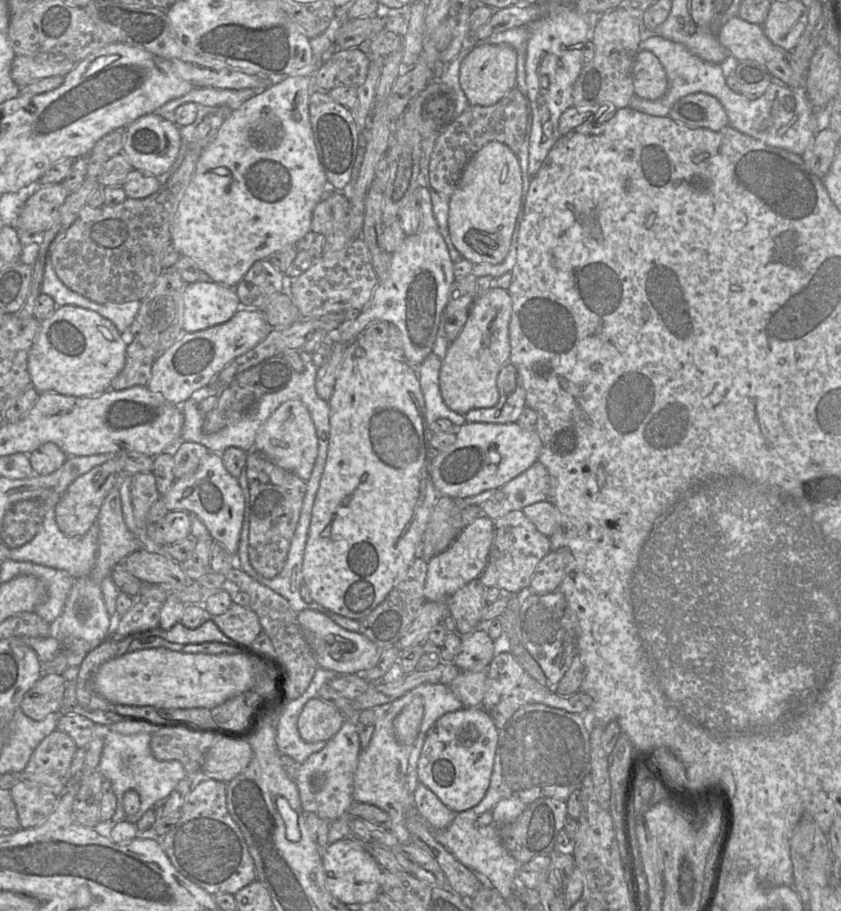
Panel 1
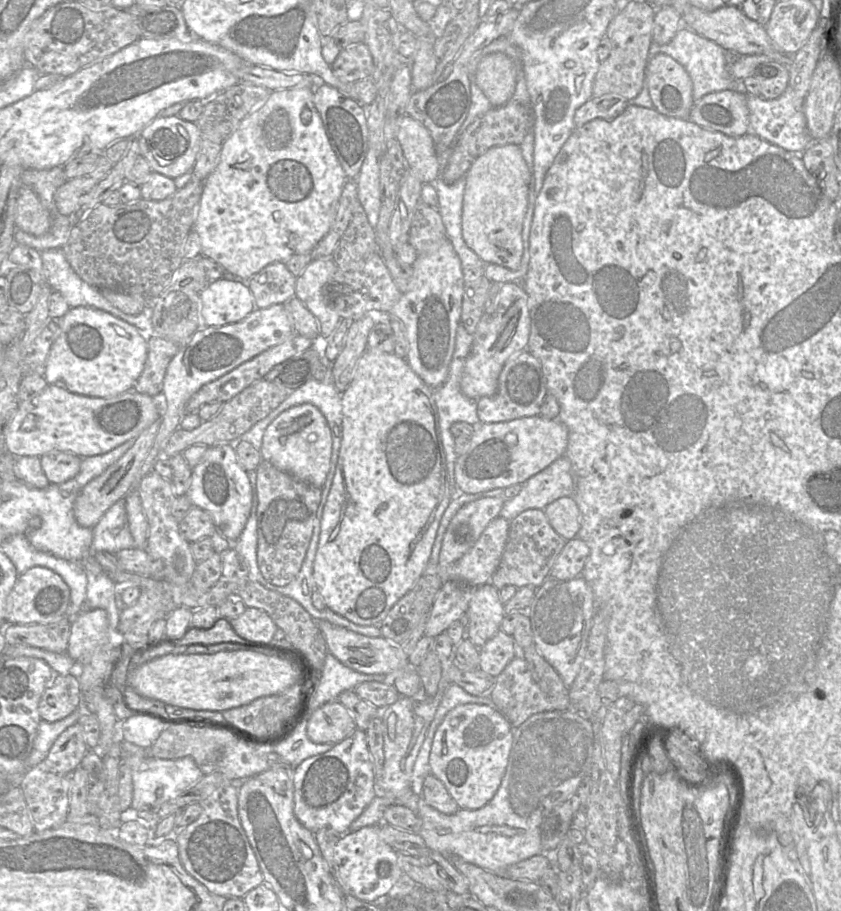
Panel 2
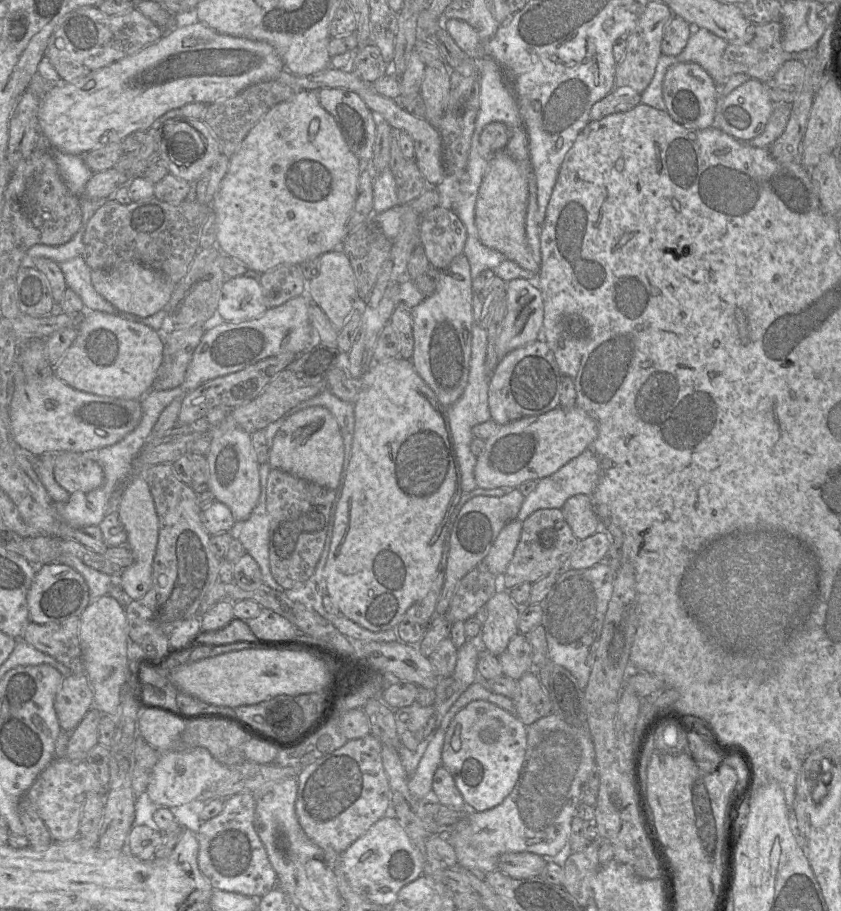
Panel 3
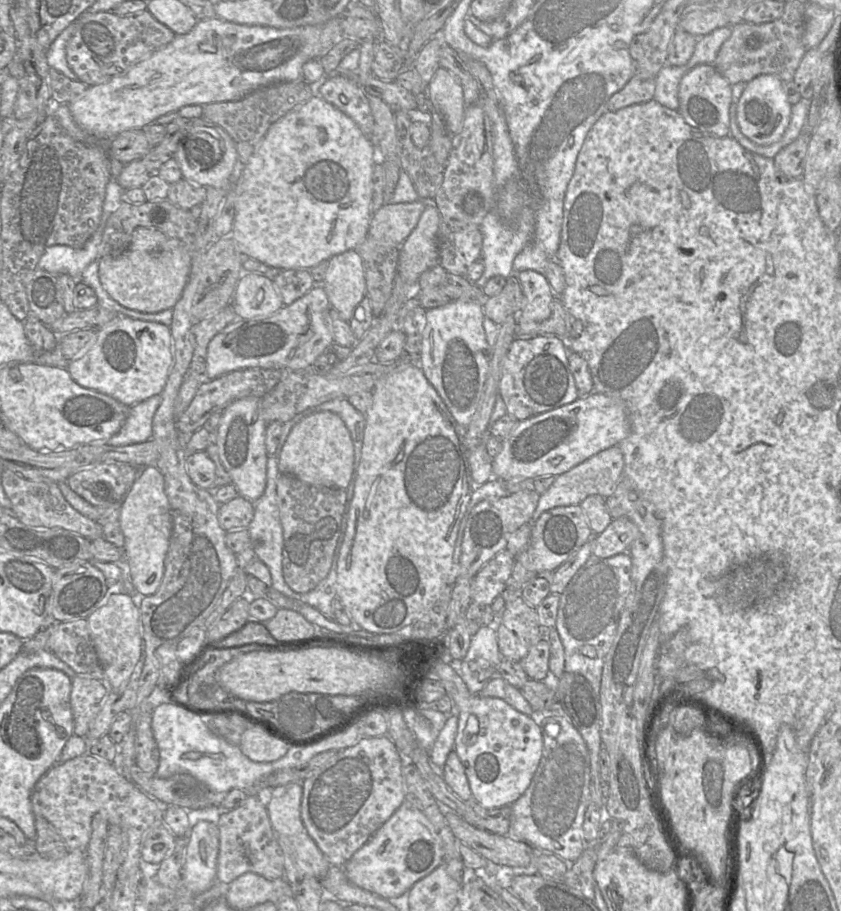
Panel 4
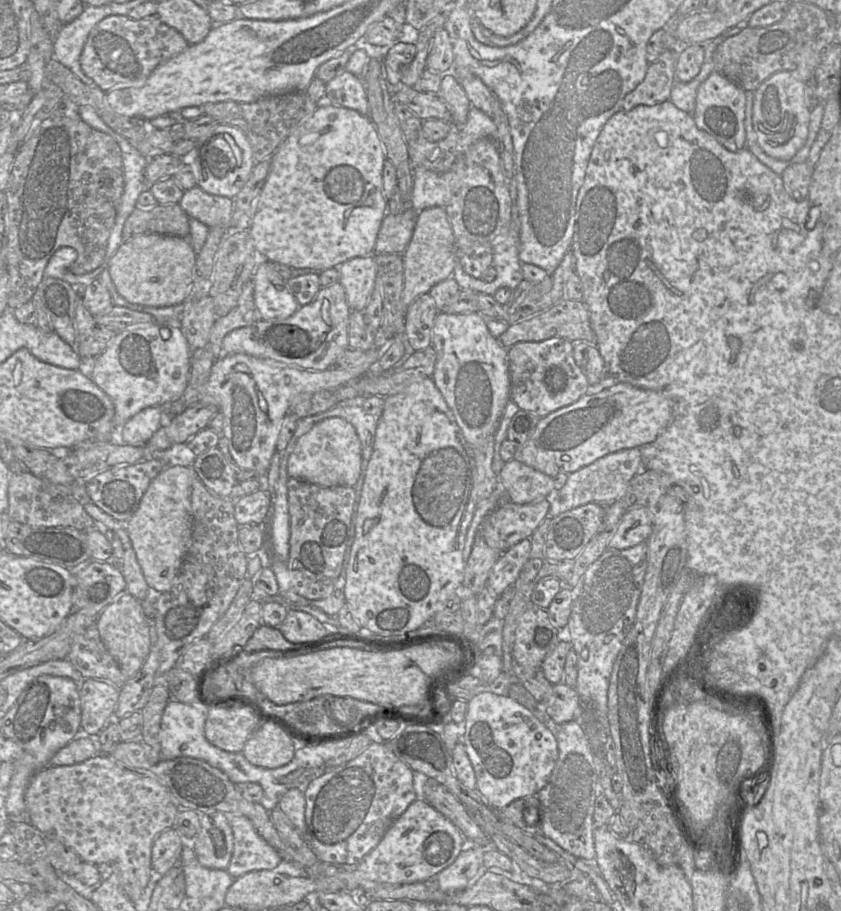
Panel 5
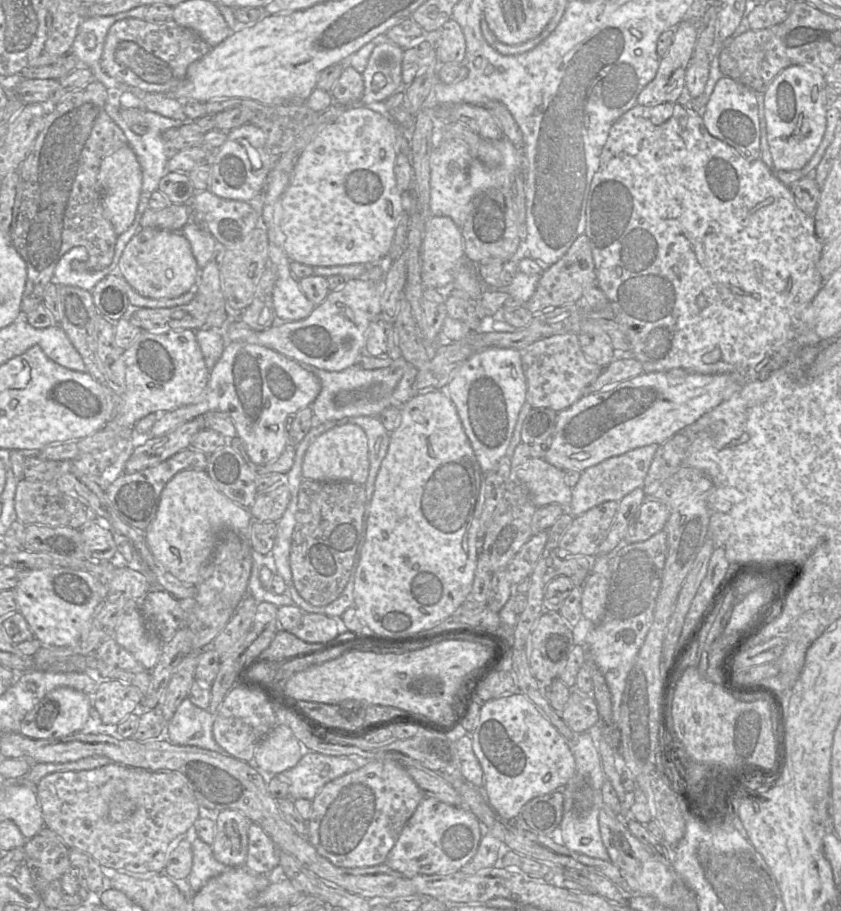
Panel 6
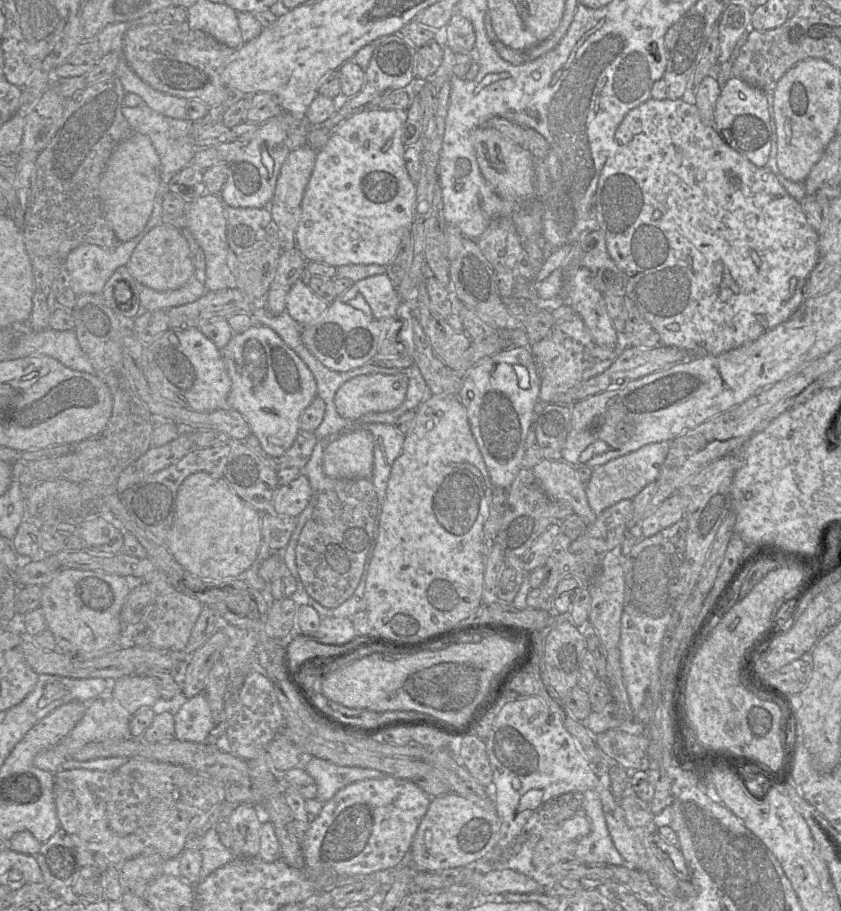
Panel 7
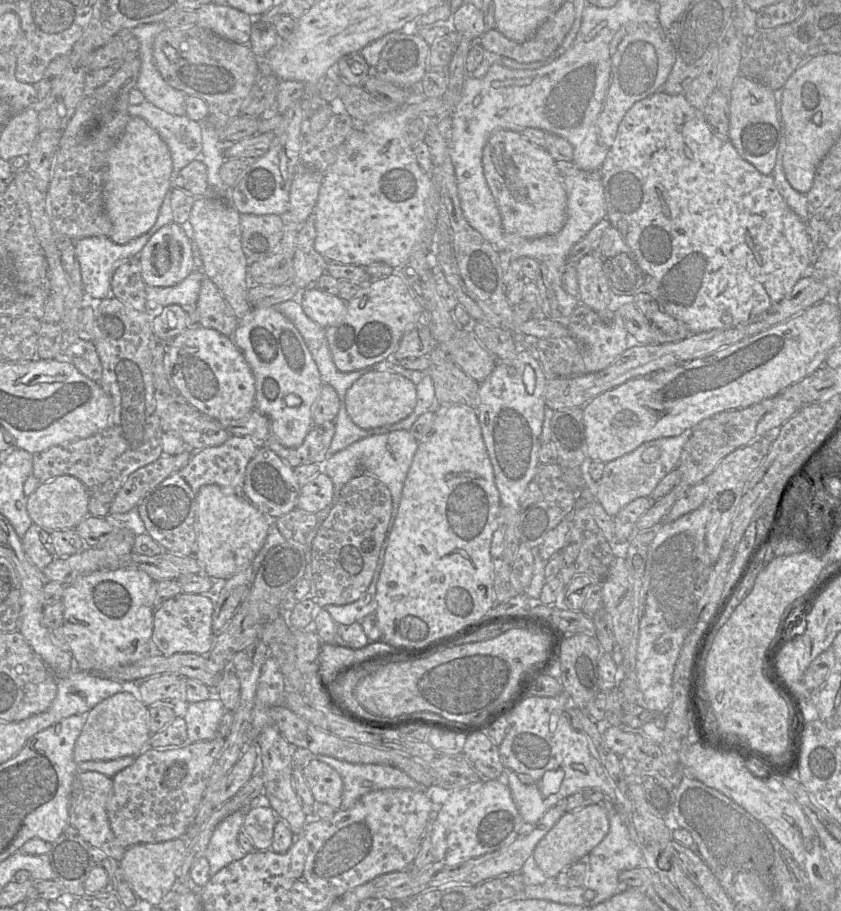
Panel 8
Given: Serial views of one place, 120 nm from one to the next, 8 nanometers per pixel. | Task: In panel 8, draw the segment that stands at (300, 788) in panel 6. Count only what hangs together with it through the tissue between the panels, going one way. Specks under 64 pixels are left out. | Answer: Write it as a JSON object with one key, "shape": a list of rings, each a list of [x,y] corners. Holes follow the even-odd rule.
{"shape":[[[331,756],[316,759],[336,770],[343,781],[341,808],[353,806],[363,795],[381,789],[424,789],[402,770],[385,764],[355,764]]]}

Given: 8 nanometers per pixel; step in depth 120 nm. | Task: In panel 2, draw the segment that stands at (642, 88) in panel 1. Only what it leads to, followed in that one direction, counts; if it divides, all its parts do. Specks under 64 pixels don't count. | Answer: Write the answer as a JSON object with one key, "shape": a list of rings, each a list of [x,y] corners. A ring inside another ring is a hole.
{"shape":[[[663,53],[649,57],[644,81],[653,108],[669,117],[688,119],[694,104],[693,84],[679,62]]]}

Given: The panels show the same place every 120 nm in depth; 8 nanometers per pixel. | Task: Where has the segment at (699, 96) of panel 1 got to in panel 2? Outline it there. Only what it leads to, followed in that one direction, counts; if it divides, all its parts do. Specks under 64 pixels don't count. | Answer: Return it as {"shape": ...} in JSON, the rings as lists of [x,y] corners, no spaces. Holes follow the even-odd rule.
{"shape":[[[737,90],[708,93],[694,101],[688,119],[730,137],[742,136],[750,131],[746,93]]]}

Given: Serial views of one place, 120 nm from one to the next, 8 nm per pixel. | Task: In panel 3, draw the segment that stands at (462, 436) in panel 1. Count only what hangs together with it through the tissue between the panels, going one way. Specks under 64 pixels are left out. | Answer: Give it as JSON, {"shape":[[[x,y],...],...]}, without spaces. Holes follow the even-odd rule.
{"shape":[[[576,406],[557,407],[541,415],[503,424],[494,435],[484,440],[485,448],[477,456],[474,469],[477,487],[517,488],[526,481],[547,477],[589,449],[597,436],[597,422]]]}

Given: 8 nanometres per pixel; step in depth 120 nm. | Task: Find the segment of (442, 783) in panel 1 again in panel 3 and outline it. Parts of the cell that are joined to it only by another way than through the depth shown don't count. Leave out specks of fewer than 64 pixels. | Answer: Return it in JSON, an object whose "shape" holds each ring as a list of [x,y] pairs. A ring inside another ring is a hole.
{"shape":[[[472,701],[455,715],[447,729],[441,765],[453,776],[465,807],[483,812],[501,804],[513,790],[526,745],[527,726],[516,715],[488,701]]]}

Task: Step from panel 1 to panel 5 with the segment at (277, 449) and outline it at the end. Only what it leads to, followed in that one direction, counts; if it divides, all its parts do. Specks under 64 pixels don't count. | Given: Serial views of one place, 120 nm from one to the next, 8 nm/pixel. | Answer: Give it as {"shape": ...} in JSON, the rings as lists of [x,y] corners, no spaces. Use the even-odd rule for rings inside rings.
{"shape":[[[343,418],[325,419],[301,436],[288,458],[290,478],[321,487],[354,487],[361,471],[361,442],[355,428]]]}

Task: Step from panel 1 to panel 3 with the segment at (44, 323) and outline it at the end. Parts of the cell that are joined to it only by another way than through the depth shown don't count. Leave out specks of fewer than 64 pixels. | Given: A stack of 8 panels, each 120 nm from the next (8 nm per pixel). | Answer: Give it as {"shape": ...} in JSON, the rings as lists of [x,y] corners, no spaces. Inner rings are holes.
{"shape":[[[85,311],[77,337],[54,367],[54,375],[76,390],[140,400],[151,389],[163,362],[164,343],[156,330],[118,315]]]}

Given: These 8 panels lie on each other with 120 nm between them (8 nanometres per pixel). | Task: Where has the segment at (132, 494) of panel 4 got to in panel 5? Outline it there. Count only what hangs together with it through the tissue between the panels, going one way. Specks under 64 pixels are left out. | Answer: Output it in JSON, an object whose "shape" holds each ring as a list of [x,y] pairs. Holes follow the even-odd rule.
{"shape":[[[167,466],[151,481],[138,509],[127,522],[127,532],[145,581],[158,594],[172,587],[190,545],[190,485],[193,477],[197,475],[192,467]]]}

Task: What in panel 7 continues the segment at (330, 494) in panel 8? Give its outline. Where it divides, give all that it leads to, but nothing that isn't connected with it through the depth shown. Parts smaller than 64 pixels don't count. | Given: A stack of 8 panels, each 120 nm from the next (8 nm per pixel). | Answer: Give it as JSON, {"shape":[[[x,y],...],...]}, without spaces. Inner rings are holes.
{"shape":[[[305,475],[280,486],[273,496],[271,515],[297,517],[310,503],[313,490]]]}

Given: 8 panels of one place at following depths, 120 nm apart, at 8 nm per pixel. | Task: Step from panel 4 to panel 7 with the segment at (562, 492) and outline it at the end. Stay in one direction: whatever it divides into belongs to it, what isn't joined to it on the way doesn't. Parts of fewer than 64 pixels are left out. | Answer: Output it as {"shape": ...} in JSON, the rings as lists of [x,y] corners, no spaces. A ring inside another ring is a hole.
{"shape":[[[663,441],[645,445],[634,452],[593,468],[591,479],[585,486],[591,509],[598,515],[621,500],[632,500],[644,487],[656,481],[669,452],[670,442]]]}

